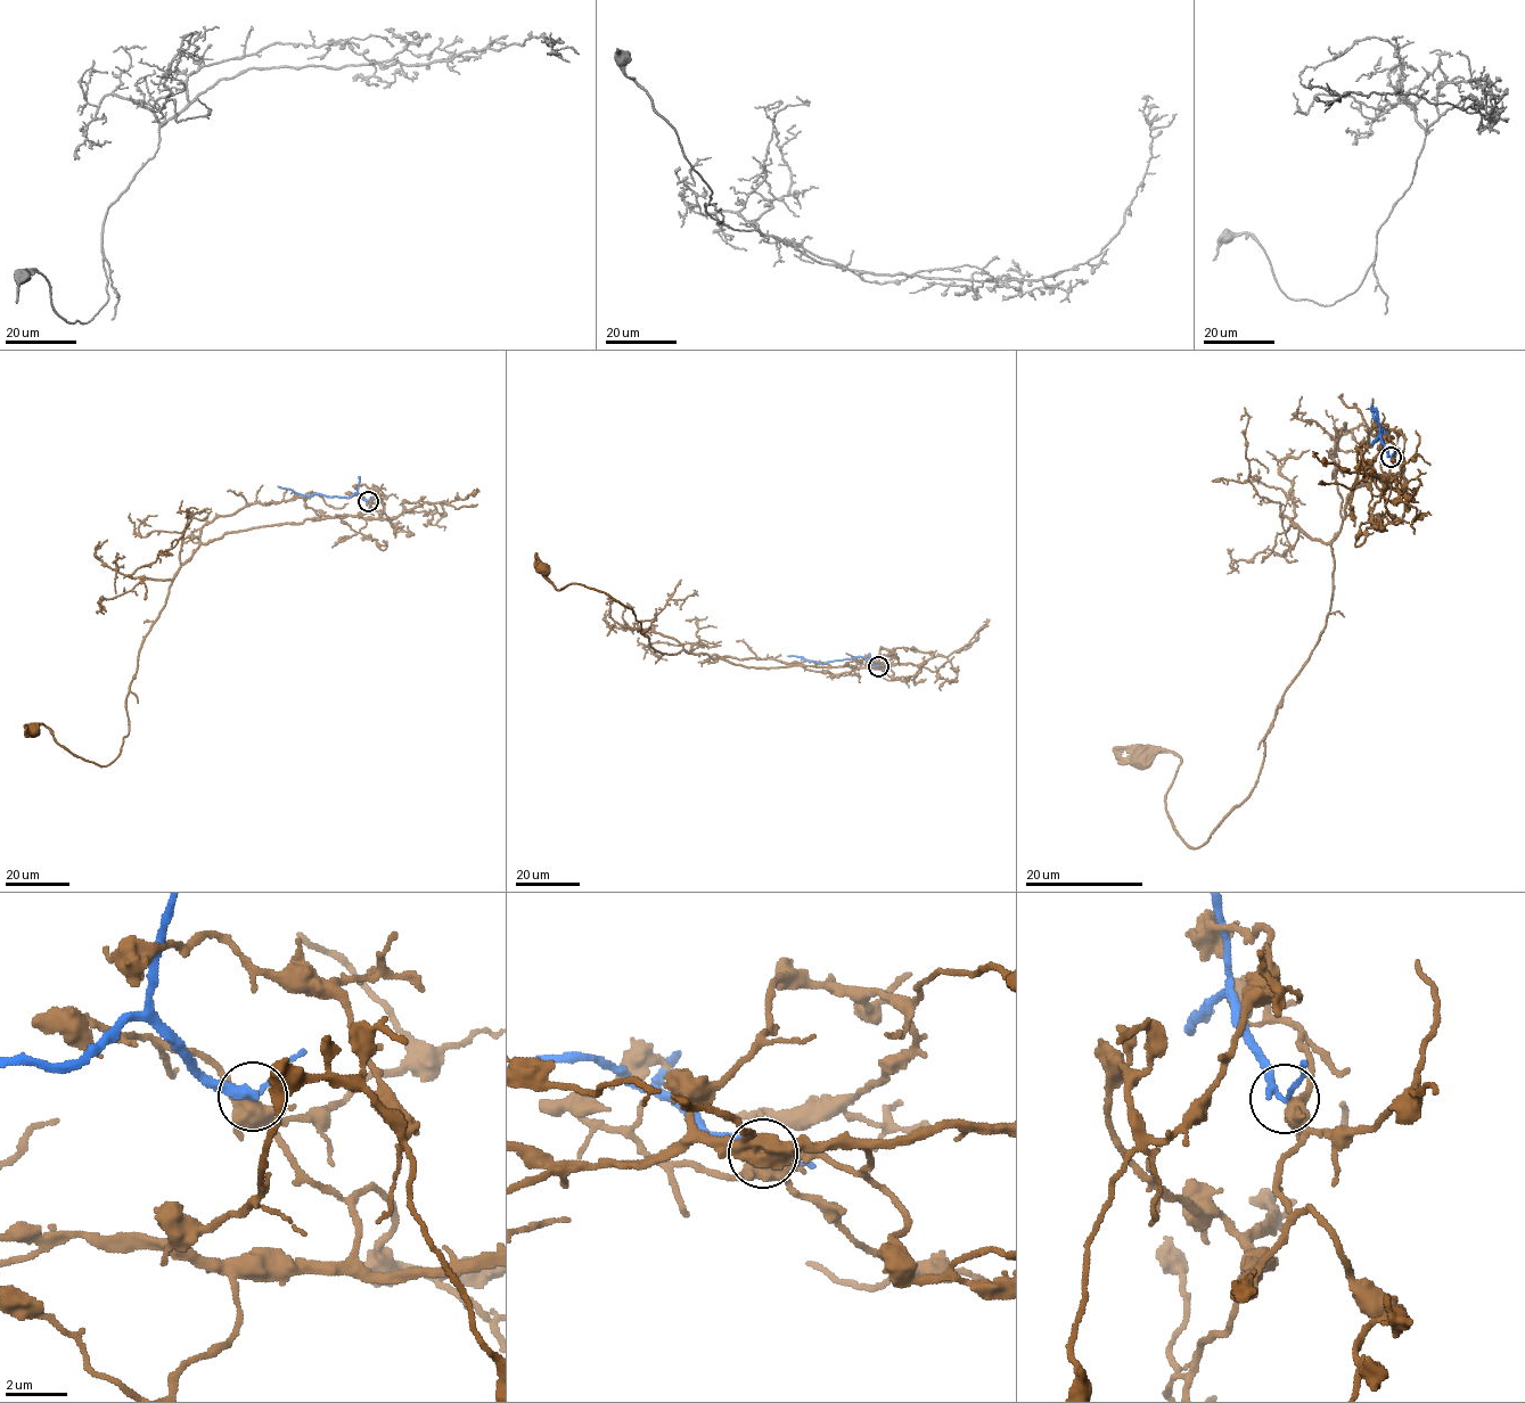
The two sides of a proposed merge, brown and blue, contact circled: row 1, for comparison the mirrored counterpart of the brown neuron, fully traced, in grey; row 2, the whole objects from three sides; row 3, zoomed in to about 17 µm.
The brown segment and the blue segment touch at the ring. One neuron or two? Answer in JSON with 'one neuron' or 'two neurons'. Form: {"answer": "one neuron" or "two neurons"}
{"answer": "two neurons"}

